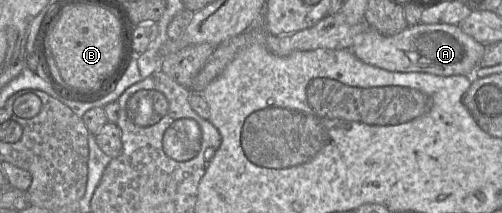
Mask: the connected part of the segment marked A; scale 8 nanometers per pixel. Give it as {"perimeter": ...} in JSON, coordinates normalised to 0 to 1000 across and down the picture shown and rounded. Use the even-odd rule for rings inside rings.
{"perimeter":[[[837,108],[781,169],[733,131],[709,174],[699,239],[719,286],[779,338],[944,357],[966,216],[924,155],[912,117]]]}

